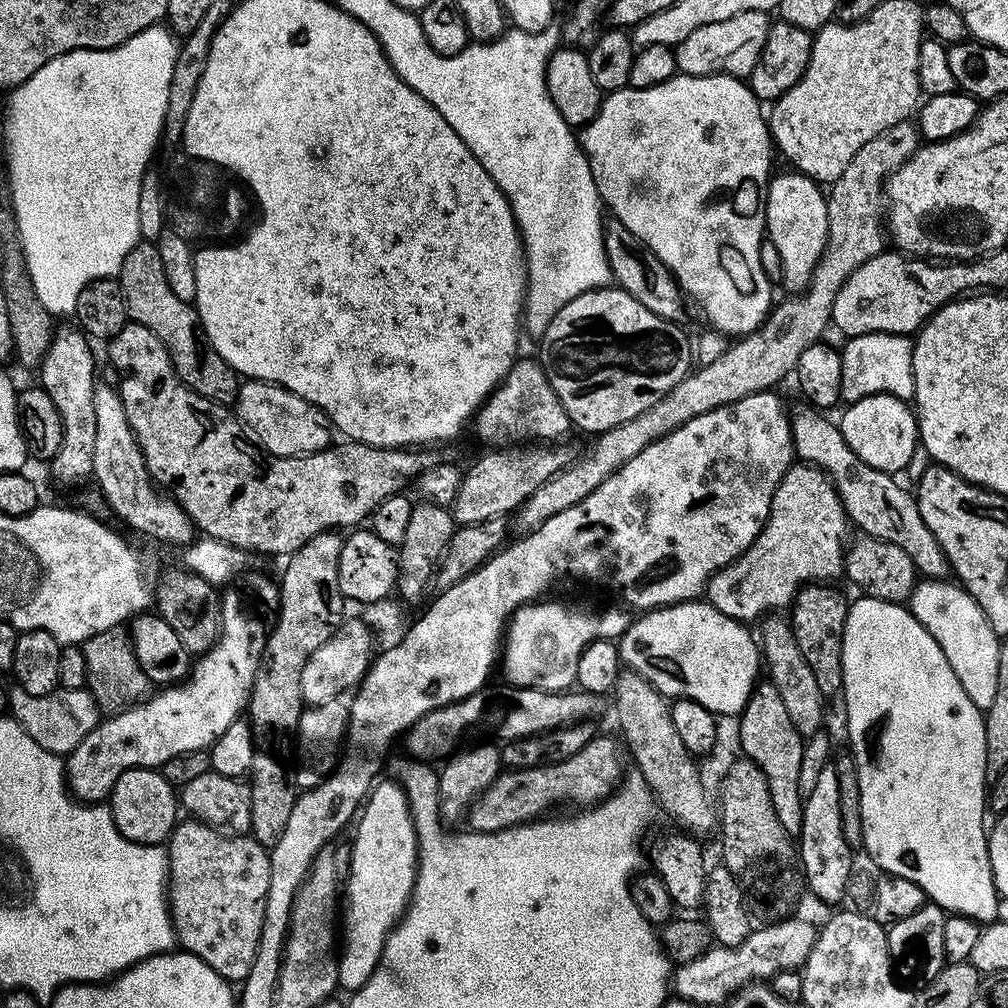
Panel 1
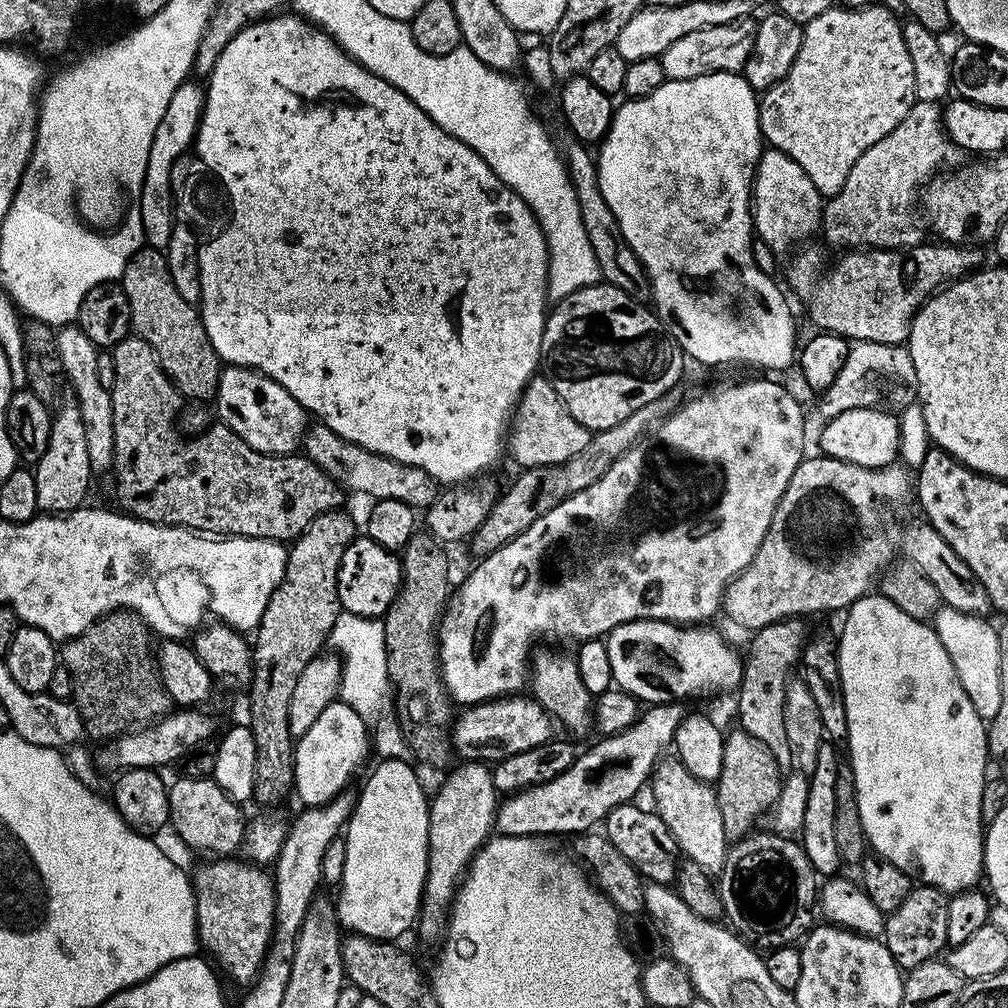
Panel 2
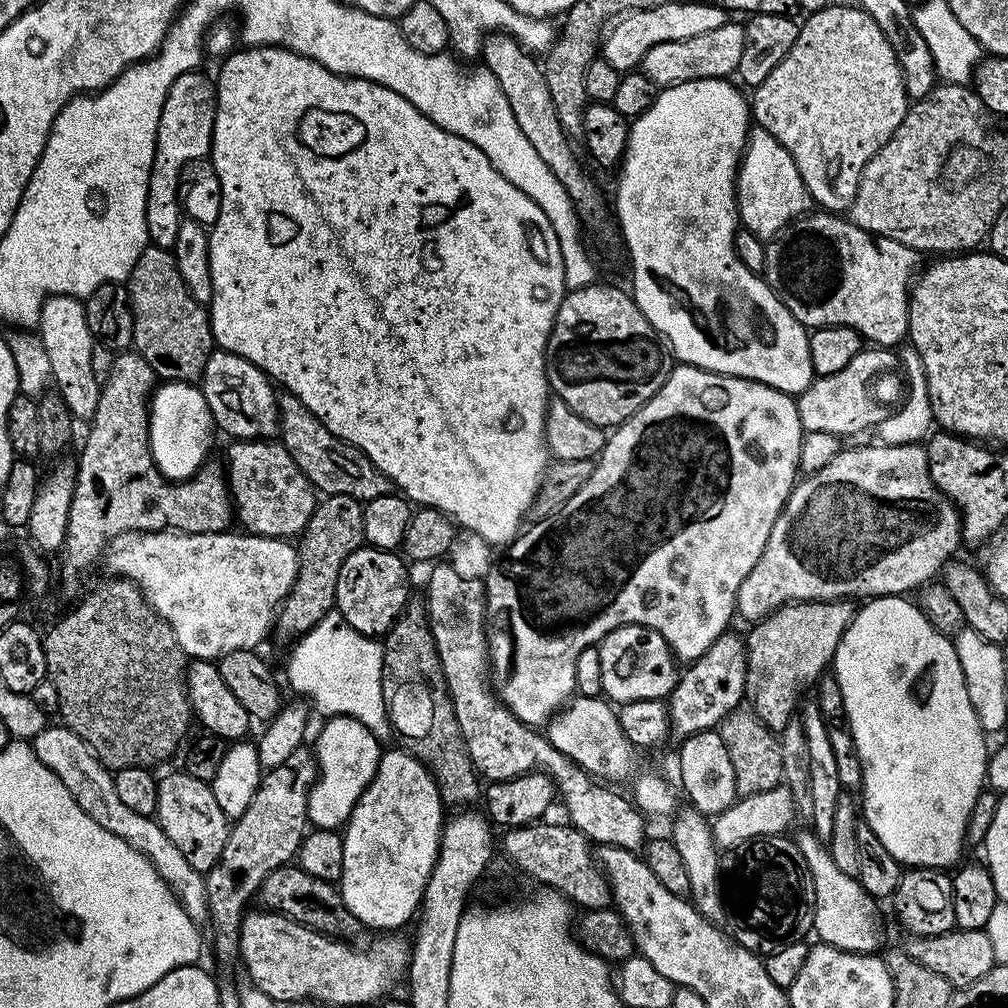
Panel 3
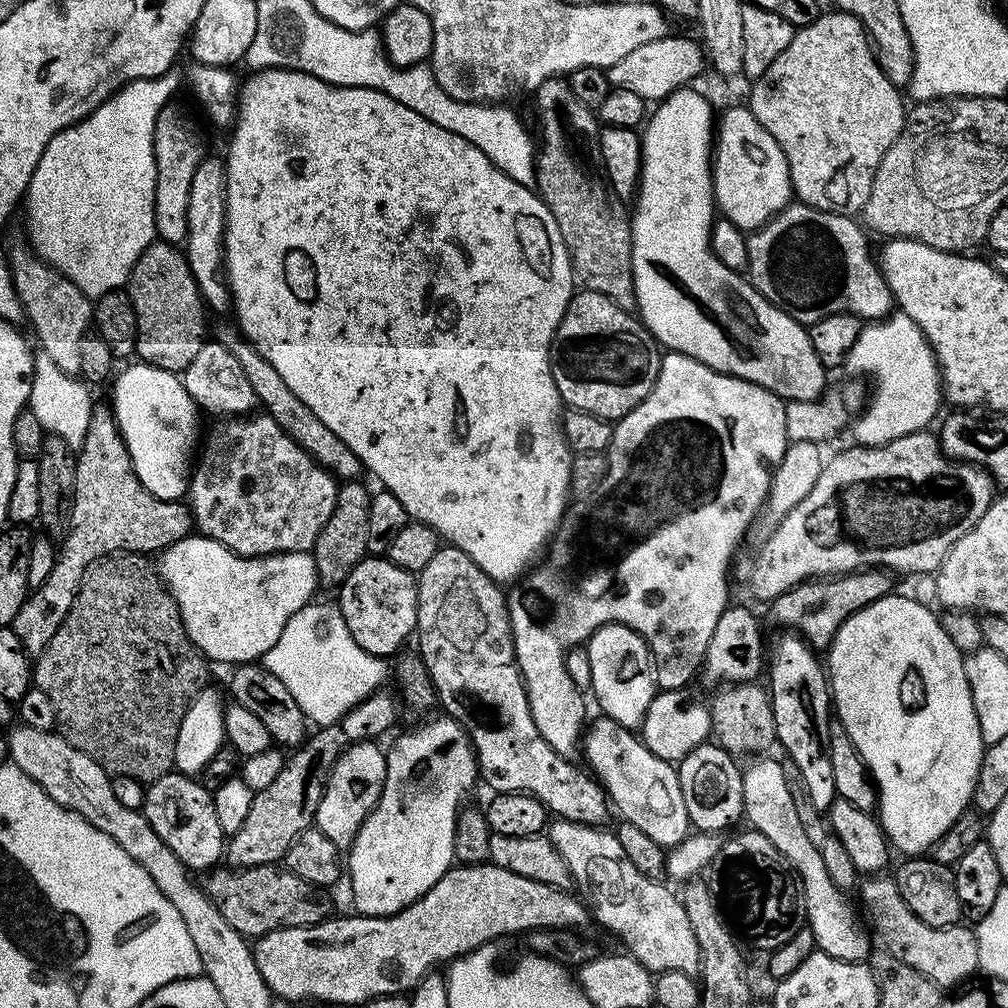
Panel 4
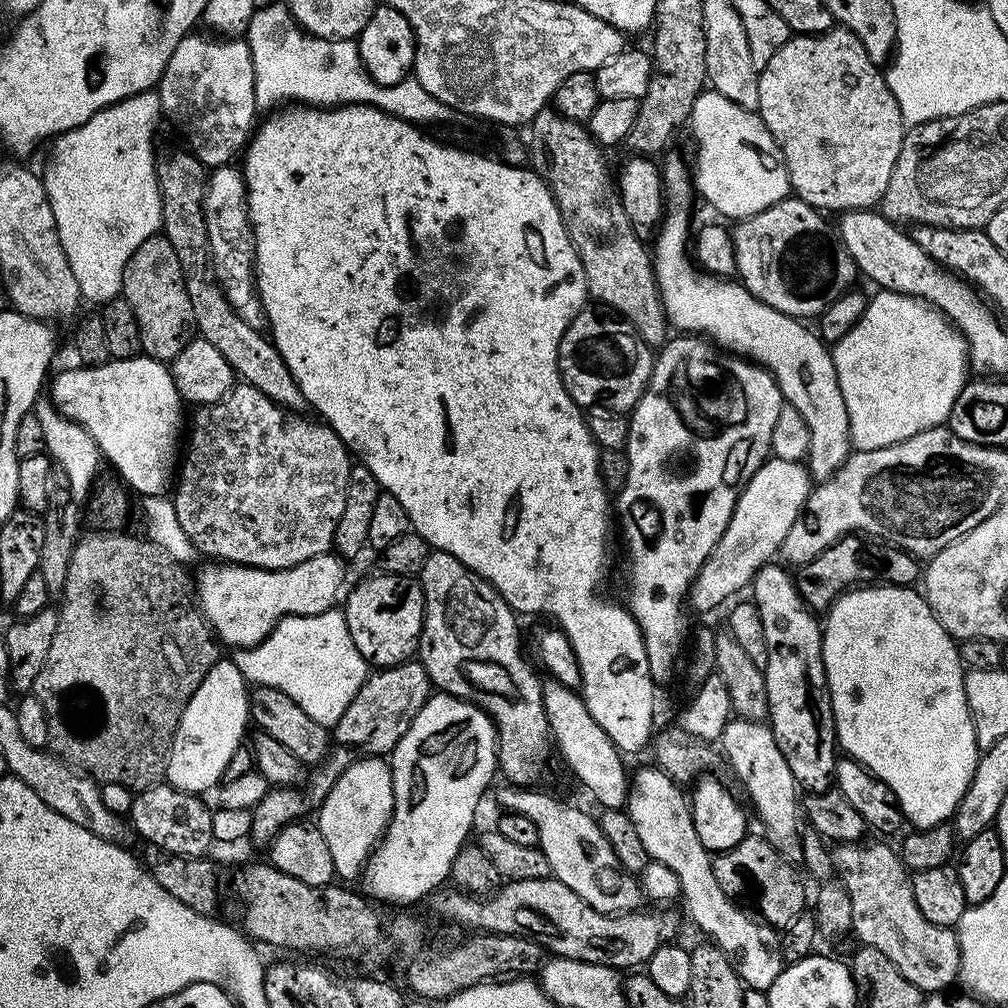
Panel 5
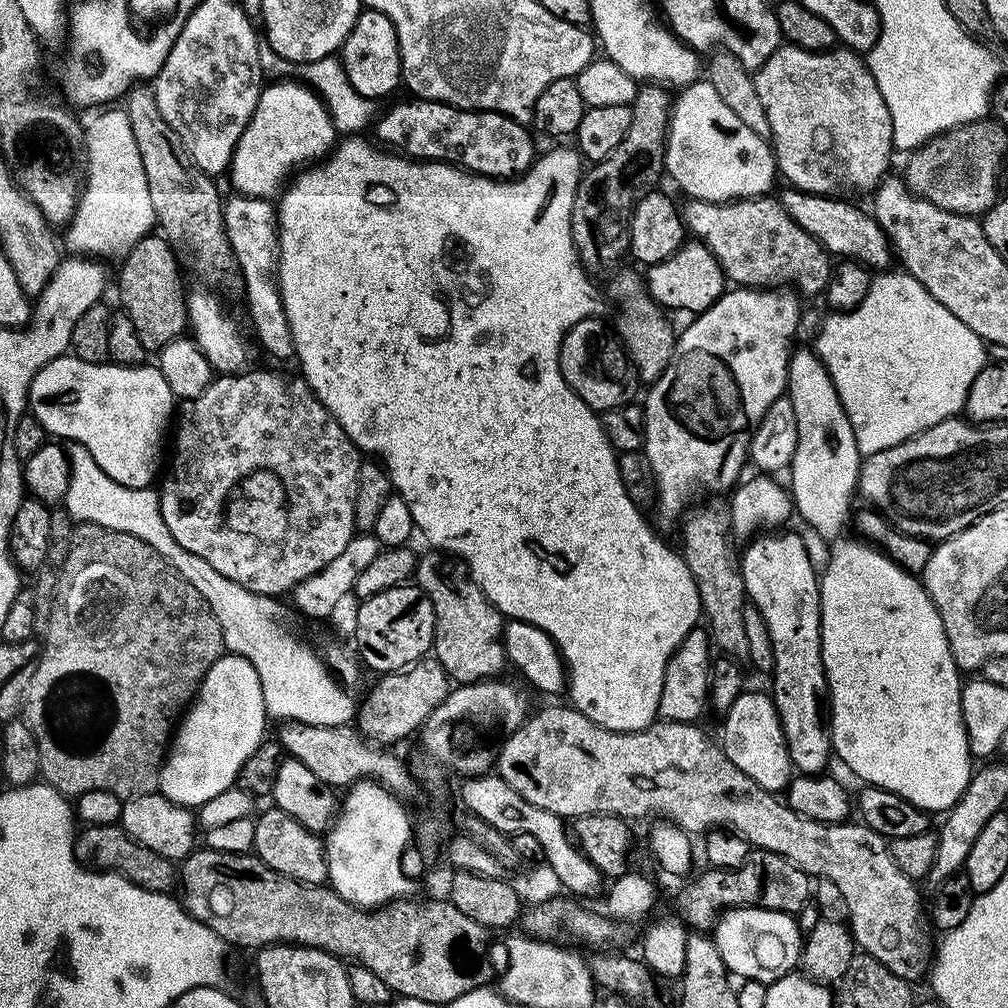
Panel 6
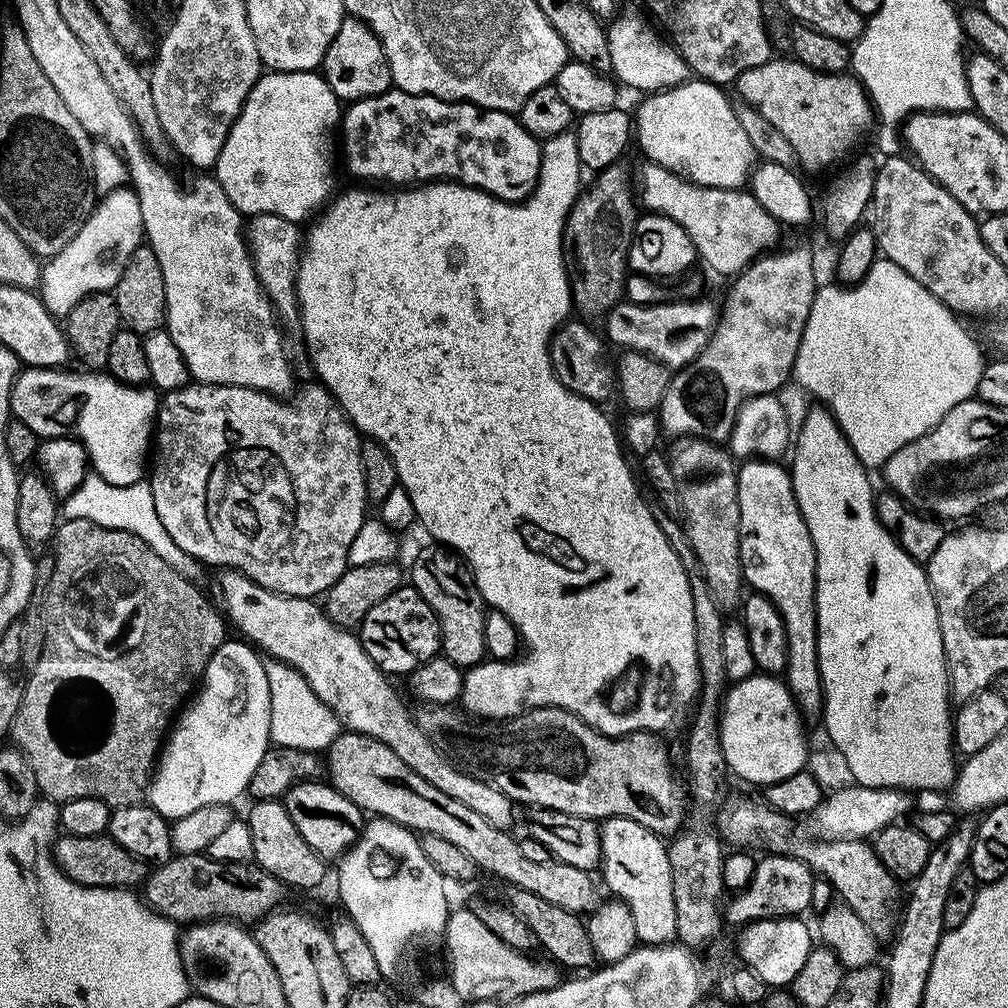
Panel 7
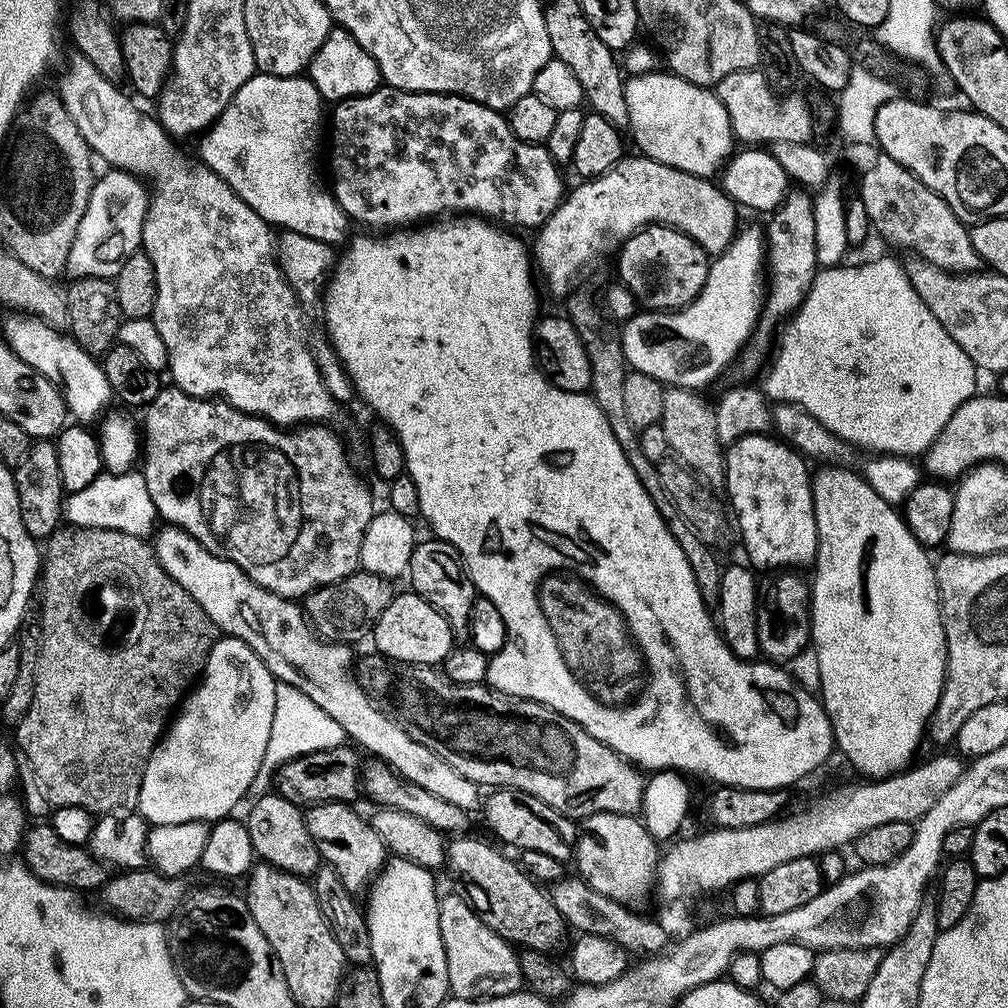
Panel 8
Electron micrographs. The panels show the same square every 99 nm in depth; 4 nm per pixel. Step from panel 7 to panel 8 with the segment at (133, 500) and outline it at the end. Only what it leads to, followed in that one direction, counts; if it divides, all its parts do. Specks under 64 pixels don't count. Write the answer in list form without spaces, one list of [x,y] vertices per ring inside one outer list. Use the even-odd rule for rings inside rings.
[[[133,470],[102,474],[86,490],[71,493],[64,502],[63,519],[74,528],[105,528],[148,538],[153,535],[152,523],[157,523],[158,517],[143,471]]]

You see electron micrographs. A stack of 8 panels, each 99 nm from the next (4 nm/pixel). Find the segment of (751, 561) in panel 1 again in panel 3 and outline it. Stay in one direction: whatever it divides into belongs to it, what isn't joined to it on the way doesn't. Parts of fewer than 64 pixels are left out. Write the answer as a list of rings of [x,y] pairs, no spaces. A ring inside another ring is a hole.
[[[873,442],[869,448],[848,448],[837,452],[836,456],[822,466],[822,470],[809,472],[803,478],[797,479],[792,493],[784,503],[784,509],[774,522],[774,530],[770,530],[770,538],[766,542],[766,550],[762,550],[762,558],[754,562],[754,570],[746,574],[742,586],[738,586],[736,595],[736,611],[739,619],[755,622],[770,615],[775,608],[783,604],[795,604],[798,600],[852,600],[856,596],[875,598],[877,596],[904,596],[911,588],[919,589],[929,583],[932,576],[941,571],[945,561],[957,555],[956,547],[961,547],[962,533],[960,530],[960,514],[952,501],[941,496],[930,478],[930,466],[926,458],[926,447],[918,444],[881,444]]]

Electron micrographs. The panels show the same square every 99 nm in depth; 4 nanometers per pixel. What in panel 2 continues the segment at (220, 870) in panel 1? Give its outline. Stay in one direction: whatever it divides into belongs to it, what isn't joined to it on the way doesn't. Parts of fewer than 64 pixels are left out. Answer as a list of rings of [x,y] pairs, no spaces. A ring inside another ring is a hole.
[[[216,858],[194,876],[196,890],[196,935],[202,948],[217,965],[221,964],[238,983],[248,986],[260,975],[268,946],[272,943],[272,927],[276,925],[276,890],[274,880],[263,867],[240,858]]]

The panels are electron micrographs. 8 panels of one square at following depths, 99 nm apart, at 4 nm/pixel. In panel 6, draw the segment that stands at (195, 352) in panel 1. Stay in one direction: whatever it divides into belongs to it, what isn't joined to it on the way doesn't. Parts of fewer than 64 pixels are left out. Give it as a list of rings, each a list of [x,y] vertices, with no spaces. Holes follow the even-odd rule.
[[[149,234],[144,236],[138,243],[134,245],[132,249],[128,251],[127,256],[123,257],[122,263],[124,264],[120,268],[120,300],[124,303],[123,311],[130,319],[134,322],[134,330],[138,330],[138,338],[142,338],[142,346],[146,350],[159,350],[165,348],[168,343],[172,340],[179,340],[185,335],[186,329],[190,324],[190,311],[188,312],[188,304],[184,301],[184,280],[180,277],[180,272],[182,273],[182,265],[176,258],[176,251],[164,241],[159,234]]]

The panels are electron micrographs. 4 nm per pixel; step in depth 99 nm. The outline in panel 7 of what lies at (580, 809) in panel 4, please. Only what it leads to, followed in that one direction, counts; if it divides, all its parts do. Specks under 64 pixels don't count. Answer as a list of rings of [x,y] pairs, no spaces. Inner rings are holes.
[[[447,546],[424,548],[412,564],[411,587],[434,610],[440,627],[440,647],[447,660],[462,670],[473,668],[485,659],[484,631],[486,605],[467,563]]]

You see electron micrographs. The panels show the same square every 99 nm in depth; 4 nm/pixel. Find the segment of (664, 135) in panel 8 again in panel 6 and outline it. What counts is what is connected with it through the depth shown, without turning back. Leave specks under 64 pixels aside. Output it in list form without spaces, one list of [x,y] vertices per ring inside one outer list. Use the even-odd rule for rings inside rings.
[[[695,82],[685,87],[674,100],[672,116],[668,120],[668,141],[664,144],[664,170],[665,173],[688,195],[692,200],[710,200],[714,204],[722,204],[733,200],[750,200],[758,196],[769,195],[773,190],[772,183],[778,180],[778,169],[776,166],[776,154],[773,145],[767,139],[758,134],[754,134],[754,130],[750,130],[750,126],[746,126],[746,122],[742,122],[738,118],[738,114],[734,114],[734,110],[730,110],[730,106],[726,106],[726,102],[722,102],[722,98],[718,98],[718,90],[714,90],[714,86],[707,82]]]

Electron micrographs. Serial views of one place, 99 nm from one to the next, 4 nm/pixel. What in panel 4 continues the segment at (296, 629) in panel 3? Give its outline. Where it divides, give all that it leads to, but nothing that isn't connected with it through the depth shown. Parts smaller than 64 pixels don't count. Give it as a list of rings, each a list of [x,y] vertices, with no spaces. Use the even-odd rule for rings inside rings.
[[[354,479],[337,487],[334,514],[330,514],[326,526],[322,526],[312,547],[311,554],[316,563],[316,574],[323,587],[325,584],[326,587],[335,589],[350,574],[350,570],[354,570],[354,566],[358,566],[358,562],[369,555],[366,537],[373,493],[368,492],[367,486],[360,483],[359,479]]]

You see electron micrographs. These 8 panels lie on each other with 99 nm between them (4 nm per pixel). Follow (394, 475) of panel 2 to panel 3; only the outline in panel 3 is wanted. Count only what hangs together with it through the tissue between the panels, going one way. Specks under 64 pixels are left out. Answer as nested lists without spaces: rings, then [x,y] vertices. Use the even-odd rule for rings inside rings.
[[[281,391],[276,398],[276,405],[280,411],[280,427],[278,429],[279,443],[284,445],[284,449],[298,462],[298,470],[306,474],[306,478],[312,483],[317,493],[324,496],[333,496],[334,494],[346,494],[350,498],[367,502],[374,498],[382,498],[393,491],[394,485],[392,479],[362,450],[358,450],[353,444],[347,444],[342,438],[330,434],[306,406],[294,394]]]

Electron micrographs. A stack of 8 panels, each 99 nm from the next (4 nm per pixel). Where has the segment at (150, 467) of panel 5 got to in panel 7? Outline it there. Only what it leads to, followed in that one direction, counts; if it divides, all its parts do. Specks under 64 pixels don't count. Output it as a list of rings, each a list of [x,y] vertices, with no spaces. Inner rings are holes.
[[[25,367],[10,394],[12,416],[25,424],[33,437],[75,436],[83,440],[95,475],[106,482],[123,488],[141,483],[154,440],[157,393],[148,386],[120,384],[100,370],[79,371],[54,374],[51,368]]]

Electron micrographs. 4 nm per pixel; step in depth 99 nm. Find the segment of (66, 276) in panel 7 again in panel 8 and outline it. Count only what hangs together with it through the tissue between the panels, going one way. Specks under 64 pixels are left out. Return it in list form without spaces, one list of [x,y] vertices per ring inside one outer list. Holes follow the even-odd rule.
[[[108,170],[101,180],[99,177],[92,185],[88,209],[74,238],[66,269],[67,275],[72,278],[97,276],[103,280],[116,277],[126,258],[141,251],[140,239],[144,220],[148,217],[149,199],[150,192],[145,181],[133,176],[131,172]]]

